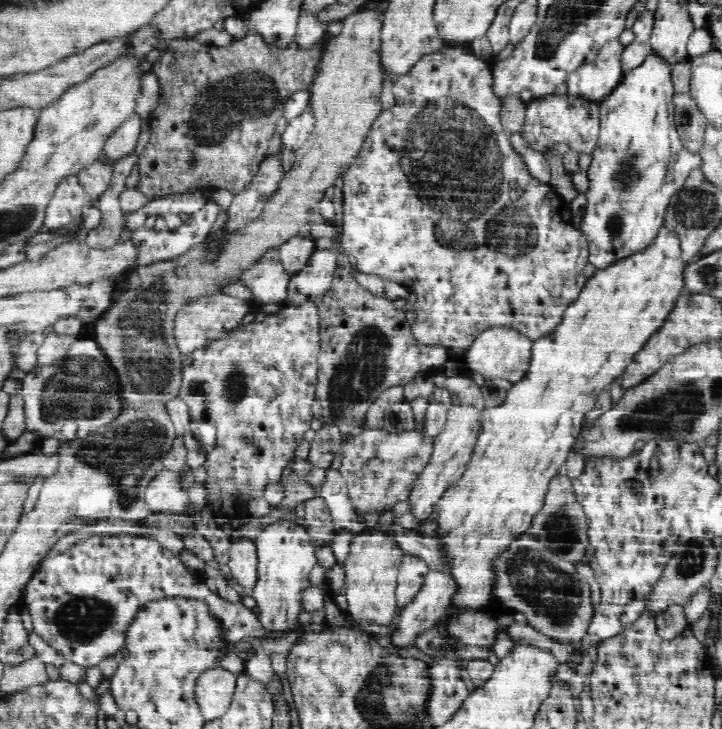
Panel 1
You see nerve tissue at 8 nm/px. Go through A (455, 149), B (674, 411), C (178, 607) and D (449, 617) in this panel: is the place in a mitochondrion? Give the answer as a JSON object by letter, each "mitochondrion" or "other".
{"A":"mitochondrion","B":"mitochondrion","C":"other","D":"other"}

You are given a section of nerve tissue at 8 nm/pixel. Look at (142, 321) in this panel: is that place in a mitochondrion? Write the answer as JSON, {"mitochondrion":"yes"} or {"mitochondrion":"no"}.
{"mitochondrion":"yes"}

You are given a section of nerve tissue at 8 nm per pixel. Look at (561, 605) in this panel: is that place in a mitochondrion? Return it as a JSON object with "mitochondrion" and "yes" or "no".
{"mitochondrion":"yes"}

